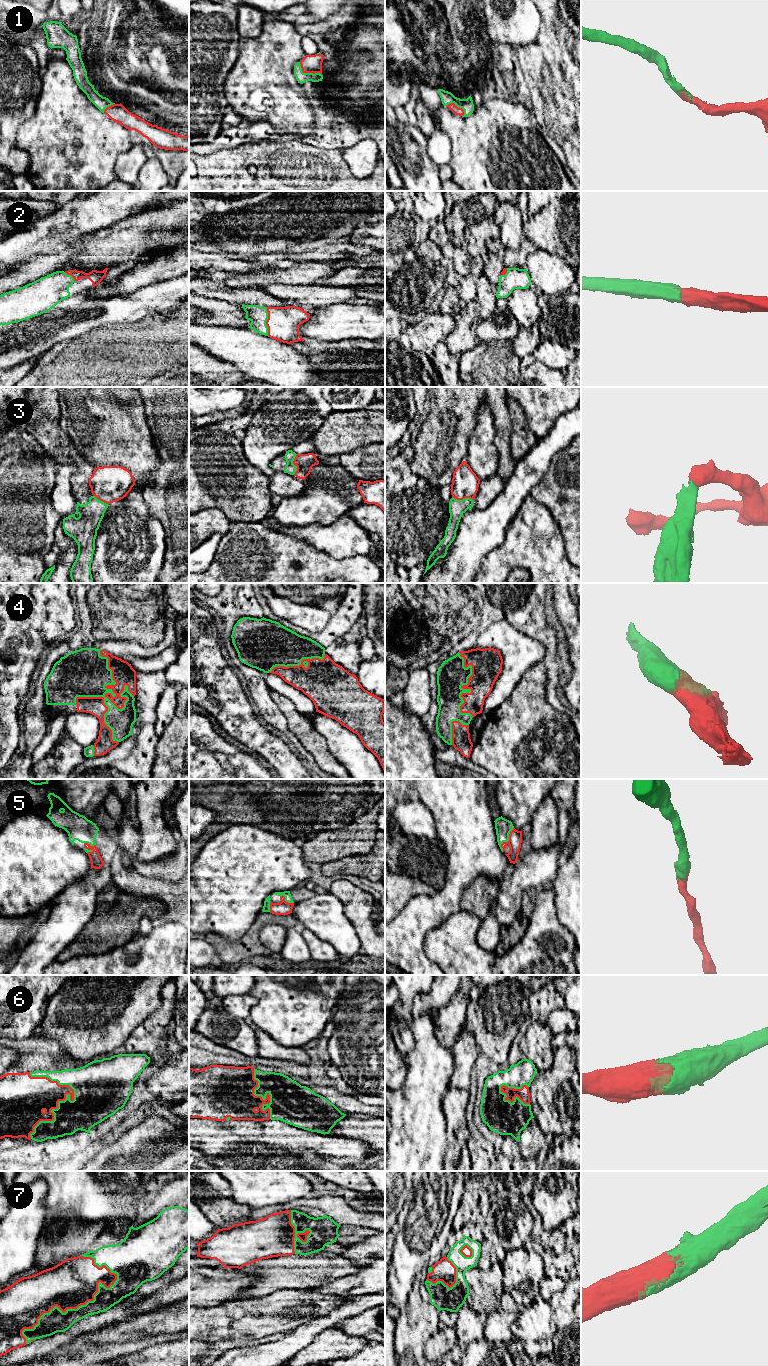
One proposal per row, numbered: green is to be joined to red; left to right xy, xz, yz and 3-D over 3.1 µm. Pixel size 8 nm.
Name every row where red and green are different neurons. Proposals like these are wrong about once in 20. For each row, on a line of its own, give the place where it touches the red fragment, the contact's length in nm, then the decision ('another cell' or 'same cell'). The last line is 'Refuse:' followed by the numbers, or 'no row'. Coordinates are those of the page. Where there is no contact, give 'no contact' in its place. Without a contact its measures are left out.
1: contact xz (307, 72); length 200 nm; same cell
2: contact xz (266, 321); length 240 nm; same cell
3: contact xz (293, 463); length 170 nm; another cell
4: contact xy (109, 693); length 750 nm; same cell
5: contact yz (509, 840); length 220 nm; same cell
6: contact xy (54, 1108); length 550 nm; same cell
7: contact xy (70, 1308); length 900 nm; same cell
Refuse: 3

